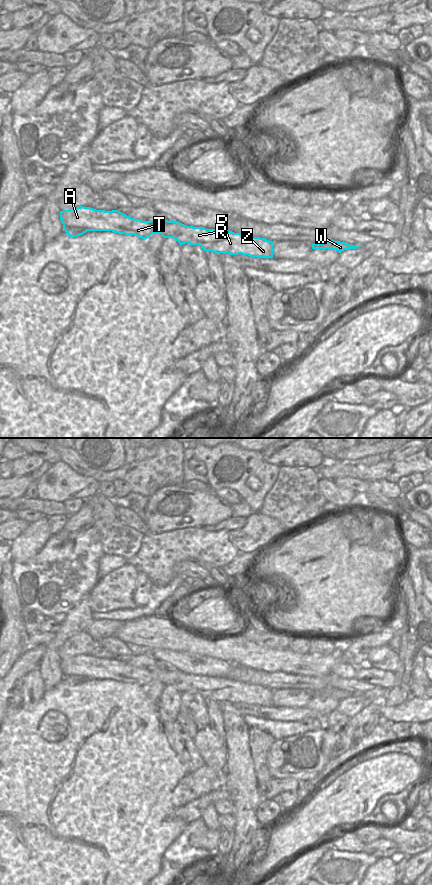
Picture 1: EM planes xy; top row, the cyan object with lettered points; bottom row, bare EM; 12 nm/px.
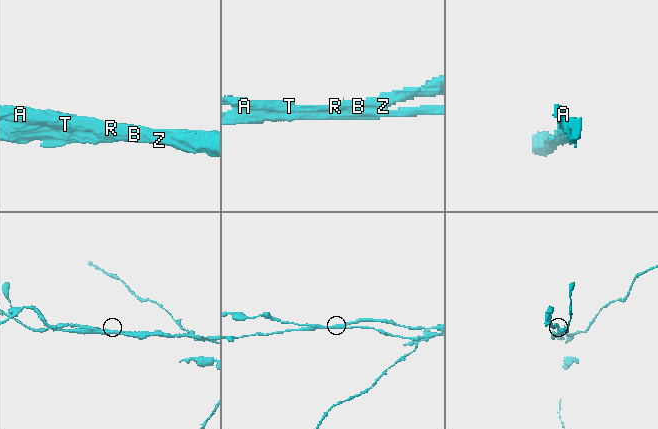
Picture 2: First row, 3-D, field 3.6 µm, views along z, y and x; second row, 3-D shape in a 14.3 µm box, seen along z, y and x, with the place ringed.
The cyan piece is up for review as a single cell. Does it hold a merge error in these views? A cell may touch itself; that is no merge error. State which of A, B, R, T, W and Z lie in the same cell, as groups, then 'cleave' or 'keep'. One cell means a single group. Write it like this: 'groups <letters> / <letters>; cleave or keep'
groups A B R T Z / W; cleave

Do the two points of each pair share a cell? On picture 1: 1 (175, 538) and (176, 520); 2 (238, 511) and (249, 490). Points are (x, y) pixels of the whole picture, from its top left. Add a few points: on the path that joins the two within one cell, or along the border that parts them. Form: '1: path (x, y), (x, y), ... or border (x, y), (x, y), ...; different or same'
1: border (198, 526), (186, 526), (160, 533), (152, 533); different
2: border (243, 500), (252, 512); different

